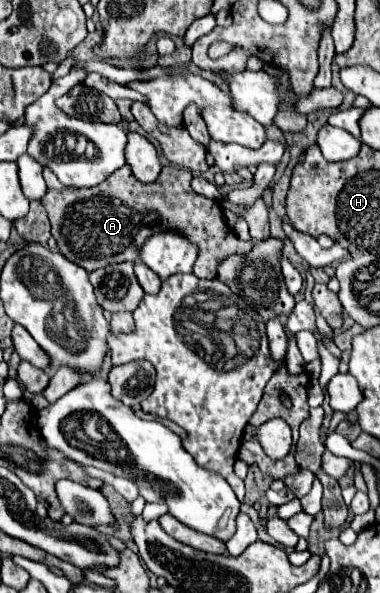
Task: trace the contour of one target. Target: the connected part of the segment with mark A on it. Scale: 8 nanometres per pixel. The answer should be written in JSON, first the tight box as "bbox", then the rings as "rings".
{"bbox":[41,164,251,280],"rings":[[[127,164],[93,188],[65,186],[49,168],[43,170],[43,178],[47,182],[47,194],[41,198],[41,204],[47,208],[51,234],[61,254],[87,272],[117,262],[135,262],[143,242],[165,230],[177,230],[183,238],[197,244],[199,256],[193,274],[205,280],[215,278],[217,264],[223,258],[251,250],[251,242],[239,240],[225,222],[221,202],[205,198],[191,188],[193,174],[185,168],[163,166],[153,184],[141,184]]]}

